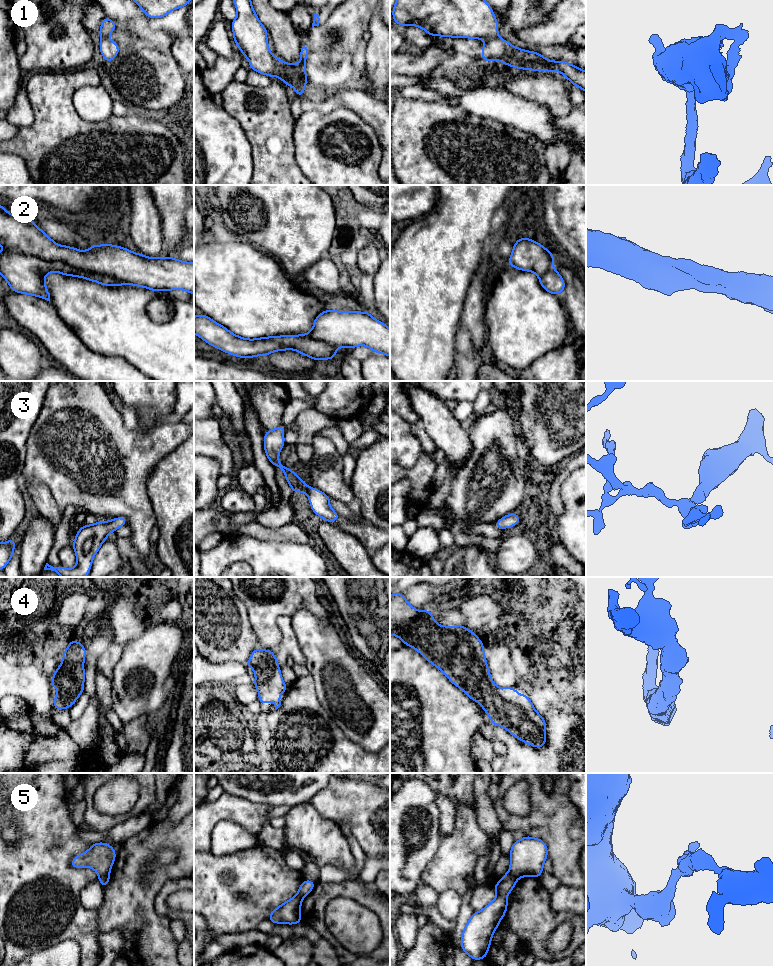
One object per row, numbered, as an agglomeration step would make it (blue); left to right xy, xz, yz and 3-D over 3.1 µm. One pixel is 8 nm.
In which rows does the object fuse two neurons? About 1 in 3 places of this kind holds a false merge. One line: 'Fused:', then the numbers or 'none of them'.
Fused: 1, 5

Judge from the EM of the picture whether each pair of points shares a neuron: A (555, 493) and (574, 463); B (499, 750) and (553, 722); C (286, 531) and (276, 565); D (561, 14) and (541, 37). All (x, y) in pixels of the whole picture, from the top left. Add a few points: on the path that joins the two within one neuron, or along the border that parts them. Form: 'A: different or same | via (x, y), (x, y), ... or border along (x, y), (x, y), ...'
A: same | via (555, 486), (567, 470)
B: different | border along (494, 735), (505, 747), (506, 757), (504, 762)
C: different | border along (260, 539), (306, 544)
D: same | via (558, 20), (547, 31)

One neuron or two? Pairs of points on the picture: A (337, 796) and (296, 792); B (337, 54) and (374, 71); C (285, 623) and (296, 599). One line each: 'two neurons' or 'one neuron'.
A: two neurons
B: two neurons
C: two neurons

